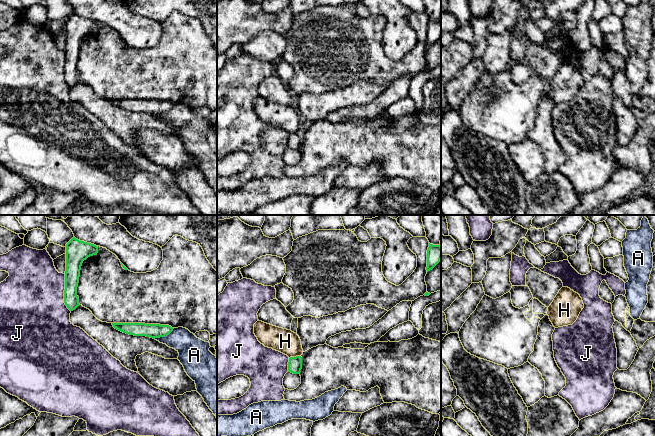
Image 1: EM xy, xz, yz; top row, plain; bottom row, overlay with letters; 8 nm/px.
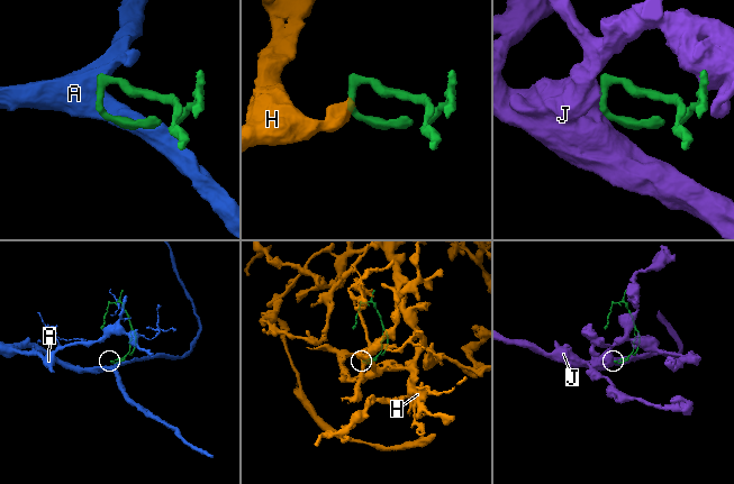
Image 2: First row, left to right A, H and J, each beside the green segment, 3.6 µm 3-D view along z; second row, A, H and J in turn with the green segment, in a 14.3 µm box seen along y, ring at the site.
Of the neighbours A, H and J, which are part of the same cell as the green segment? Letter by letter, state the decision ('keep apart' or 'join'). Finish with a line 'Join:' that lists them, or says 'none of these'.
A: keep apart
H: keep apart
J: keep apart
Join: none of these

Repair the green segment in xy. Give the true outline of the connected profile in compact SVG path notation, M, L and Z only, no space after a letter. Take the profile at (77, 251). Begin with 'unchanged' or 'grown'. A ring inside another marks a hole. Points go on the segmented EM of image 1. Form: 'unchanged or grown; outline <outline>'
unchanged; outline M75 237L66 244L64 303L70 311L75 310L80 305L77 287L82 263L97 253L98 247L96 245L80 241Z

